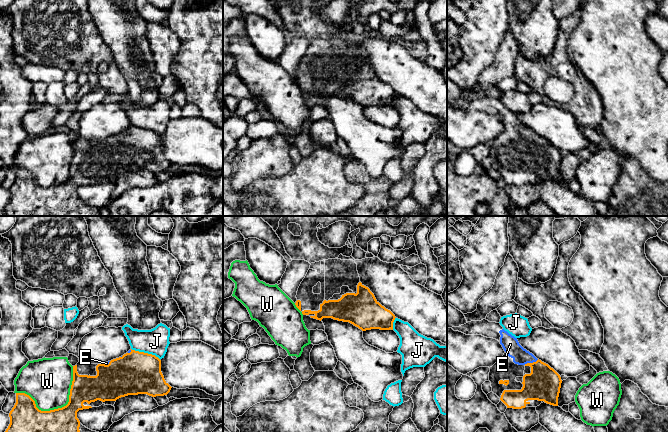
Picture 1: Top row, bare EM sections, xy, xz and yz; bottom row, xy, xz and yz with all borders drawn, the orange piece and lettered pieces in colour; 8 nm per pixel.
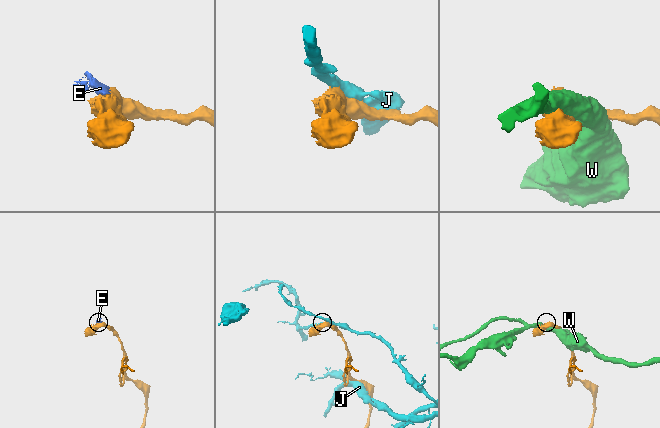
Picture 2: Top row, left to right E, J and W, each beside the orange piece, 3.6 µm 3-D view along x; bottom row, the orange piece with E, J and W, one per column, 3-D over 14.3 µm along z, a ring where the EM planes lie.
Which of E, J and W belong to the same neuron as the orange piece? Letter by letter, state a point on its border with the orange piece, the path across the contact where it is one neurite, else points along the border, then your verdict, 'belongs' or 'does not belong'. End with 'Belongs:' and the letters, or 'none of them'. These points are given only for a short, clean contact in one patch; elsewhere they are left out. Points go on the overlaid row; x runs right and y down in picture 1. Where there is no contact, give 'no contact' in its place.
E: contact yz (531, 363); way yz (543, 383), (542, 374), (531, 363), (510, 344); belongs
J: contact xy (145, 353); does not belong
W: contact xy (58, 408); does not belong
Belongs: E

